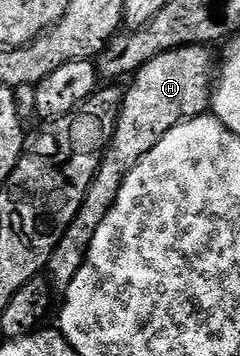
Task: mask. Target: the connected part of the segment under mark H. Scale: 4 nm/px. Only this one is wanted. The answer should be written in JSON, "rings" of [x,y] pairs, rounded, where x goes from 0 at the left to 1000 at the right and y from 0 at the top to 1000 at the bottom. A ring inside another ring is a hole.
{"rings":[[[758,126],[750,138],[688,143],[621,166],[604,188],[542,219],[546,242],[525,242],[479,376],[429,430],[404,492],[388,492],[388,514],[371,514],[338,593],[304,604],[304,626],[288,626],[271,660],[254,660],[254,683],[238,683],[238,705],[221,705],[196,742],[188,767],[217,815],[275,817],[313,781],[313,764],[346,747],[388,660],[421,615],[438,615],[471,581],[529,486],[554,480],[583,447],[638,424],[638,413],[654,413],[654,402],[692,374],[721,368],[721,357],[867,315],[888,258],[879,143],[858,126]]]}

